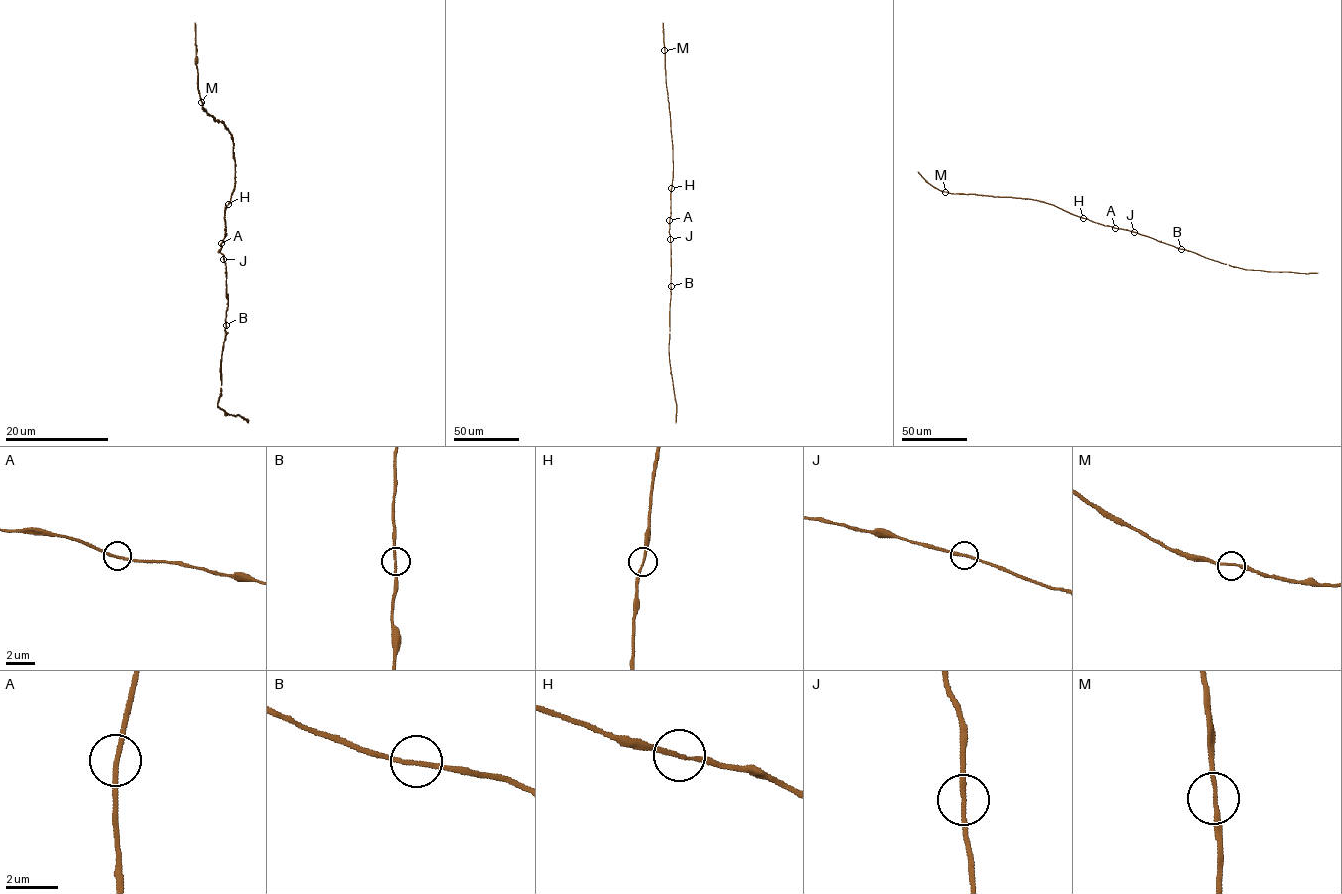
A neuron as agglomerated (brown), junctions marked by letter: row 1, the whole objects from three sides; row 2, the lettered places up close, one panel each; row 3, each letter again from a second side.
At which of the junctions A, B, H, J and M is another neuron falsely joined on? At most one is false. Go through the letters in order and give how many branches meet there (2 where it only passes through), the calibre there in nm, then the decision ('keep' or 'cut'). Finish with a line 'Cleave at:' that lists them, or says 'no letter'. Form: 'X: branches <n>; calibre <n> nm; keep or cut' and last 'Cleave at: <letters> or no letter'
A: branches 2; calibre 170 nm; keep
B: branches 2; calibre 150 nm; keep
H: branches 2; calibre 140 nm; keep
J: branches 2; calibre 180 nm; keep
M: branches 2; calibre 160 nm; keep
Cleave at: no letter

